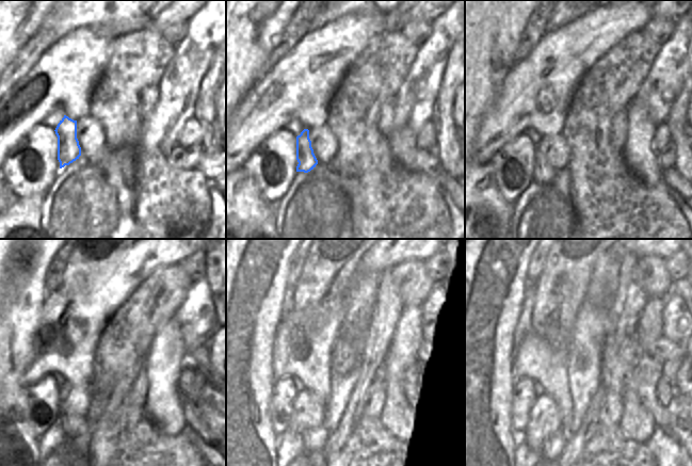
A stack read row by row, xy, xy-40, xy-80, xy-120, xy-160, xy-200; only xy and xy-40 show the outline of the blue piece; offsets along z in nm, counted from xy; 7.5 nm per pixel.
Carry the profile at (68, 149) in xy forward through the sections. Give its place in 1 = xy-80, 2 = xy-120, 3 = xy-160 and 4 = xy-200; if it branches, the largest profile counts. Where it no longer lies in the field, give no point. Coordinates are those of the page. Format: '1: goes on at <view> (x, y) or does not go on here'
1: goes on at xy-80 (543, 173)
2: goes on at xy-120 (74, 427)
3: goes on at xy-160 (315, 438)
4: goes on at xy-200 (552, 447)

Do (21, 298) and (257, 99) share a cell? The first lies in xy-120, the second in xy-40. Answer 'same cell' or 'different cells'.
different cells

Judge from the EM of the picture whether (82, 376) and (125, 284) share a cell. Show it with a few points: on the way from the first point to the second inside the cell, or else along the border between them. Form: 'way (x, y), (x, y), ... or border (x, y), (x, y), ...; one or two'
way (82, 353), (82, 328), (101, 307); one

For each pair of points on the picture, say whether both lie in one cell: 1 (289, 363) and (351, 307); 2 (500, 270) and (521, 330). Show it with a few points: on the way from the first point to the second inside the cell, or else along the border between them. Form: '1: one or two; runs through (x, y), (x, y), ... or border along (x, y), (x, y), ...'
1: one; runs through (304, 348), (336, 316)
2: two; border along (524, 294), (520, 315), (514, 328), (513, 343)

